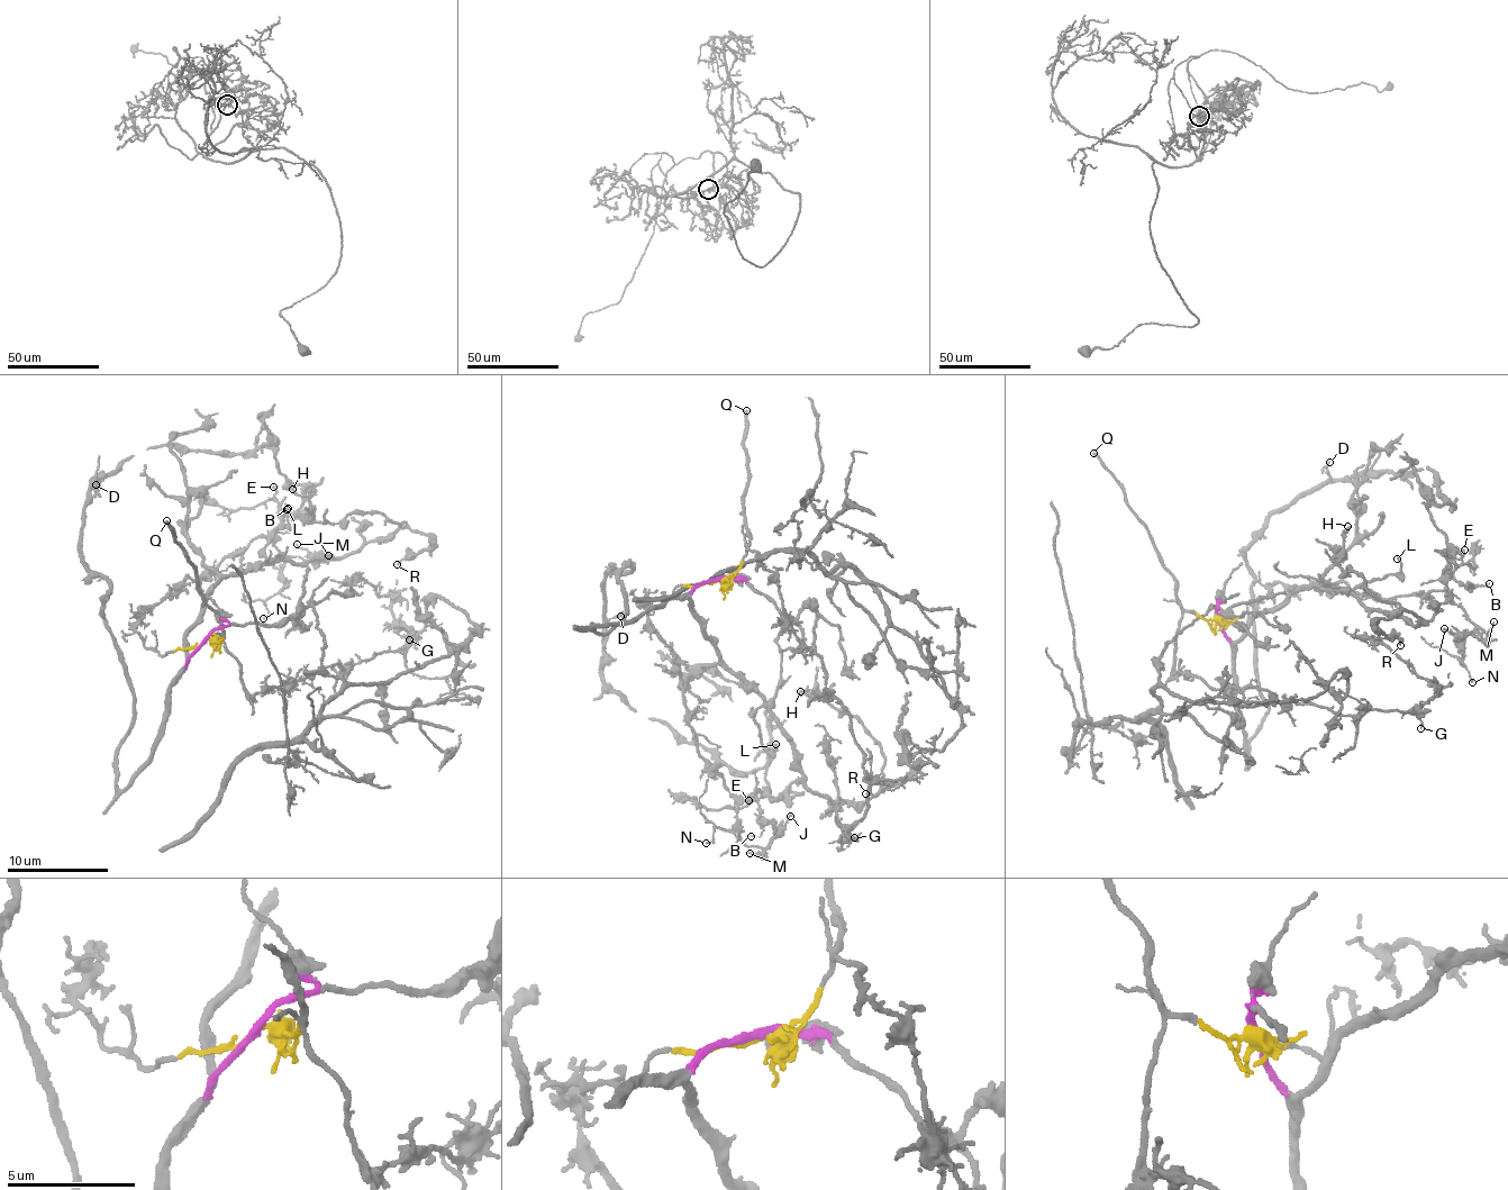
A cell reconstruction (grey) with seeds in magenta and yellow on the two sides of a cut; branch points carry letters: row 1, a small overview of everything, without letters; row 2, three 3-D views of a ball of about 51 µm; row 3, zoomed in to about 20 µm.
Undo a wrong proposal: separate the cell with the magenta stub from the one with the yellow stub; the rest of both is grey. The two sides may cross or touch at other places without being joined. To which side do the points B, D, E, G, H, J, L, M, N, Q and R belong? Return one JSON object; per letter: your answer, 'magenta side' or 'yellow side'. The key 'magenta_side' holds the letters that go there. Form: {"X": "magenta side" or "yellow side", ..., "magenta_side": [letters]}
{"B": "yellow side", "D": "magenta side", "E": "yellow side", "G": "yellow side", "H": "magenta side", "J": "yellow side", "L": "magenta side", "M": "yellow side", "N": "yellow side", "Q": "yellow side", "R": "magenta side", "magenta_side": ["D", "H", "L", "R"]}

